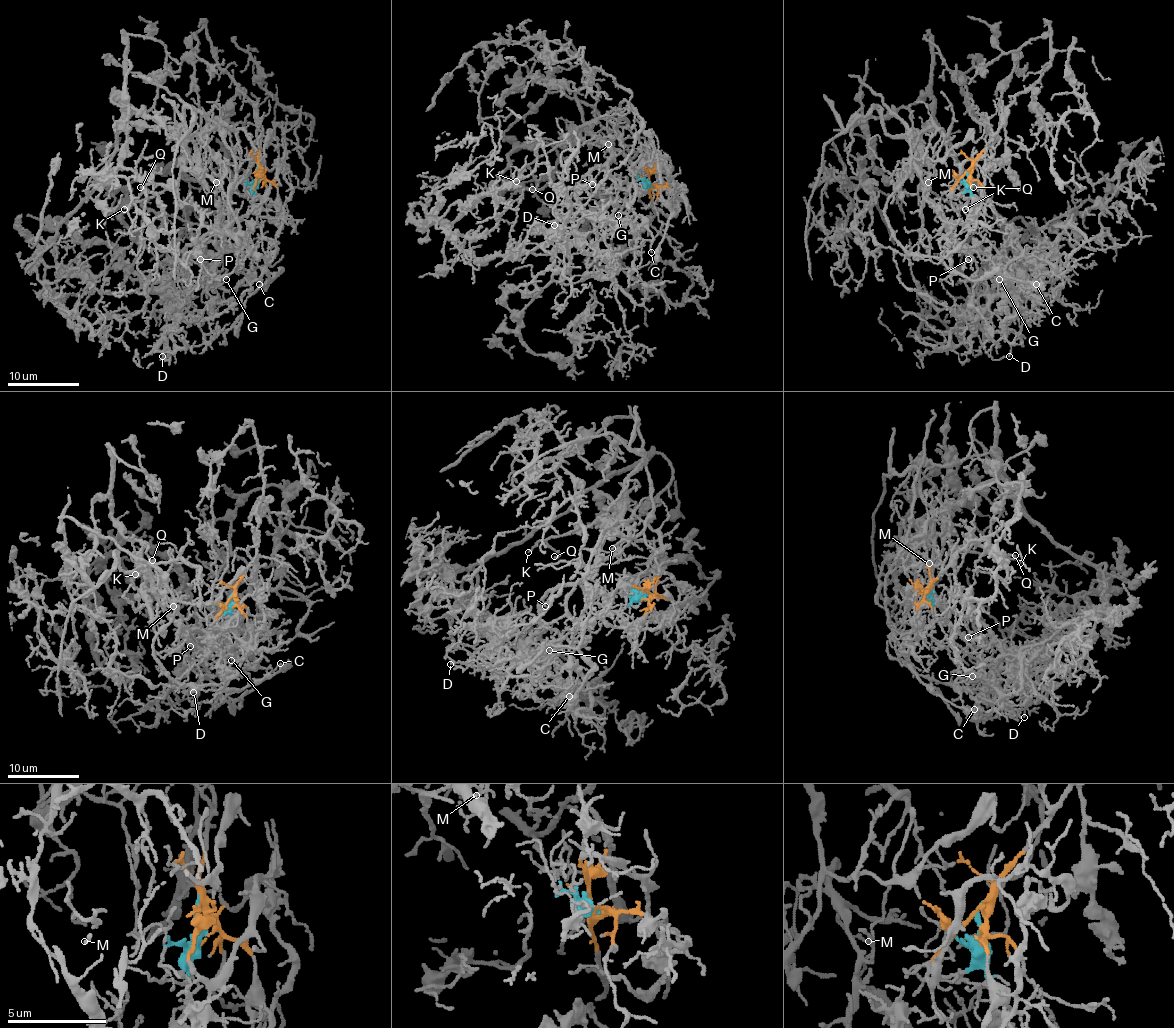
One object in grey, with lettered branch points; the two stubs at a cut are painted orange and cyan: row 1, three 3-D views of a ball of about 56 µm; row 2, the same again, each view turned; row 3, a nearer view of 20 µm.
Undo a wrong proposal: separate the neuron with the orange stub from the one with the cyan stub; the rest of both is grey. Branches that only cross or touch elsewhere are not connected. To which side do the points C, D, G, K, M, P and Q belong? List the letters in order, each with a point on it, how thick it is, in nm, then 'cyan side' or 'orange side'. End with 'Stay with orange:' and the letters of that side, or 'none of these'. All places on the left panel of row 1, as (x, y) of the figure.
C: (259, 284) | 200 nm | cyan side
D: (162, 356) | 70 nm | cyan side
G: (226, 279) | 130 nm | cyan side
K: (124, 209) | 140 nm | orange side
M: (216, 182) | 120 nm | orange side
P: (200, 259) | 110 nm | cyan side
Q: (140, 187) | 150 nm | orange side
Stay with orange: K, M, Q

